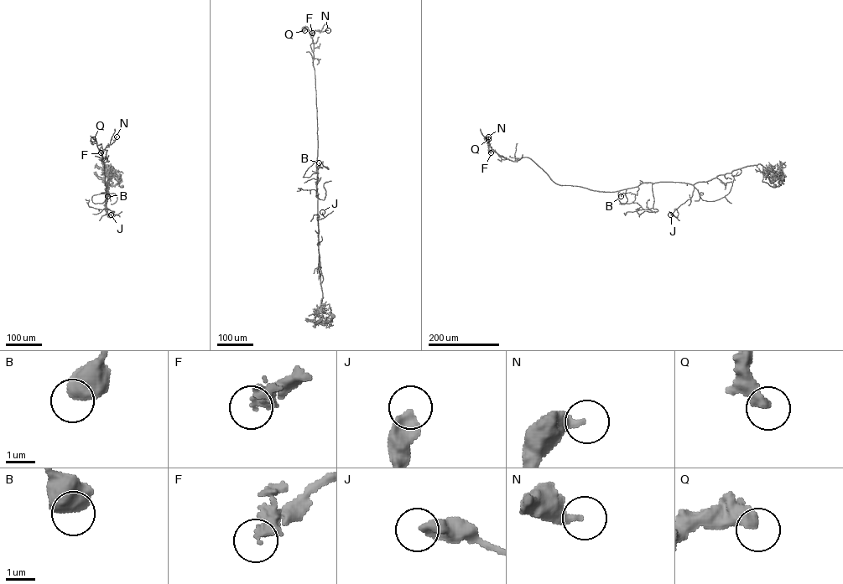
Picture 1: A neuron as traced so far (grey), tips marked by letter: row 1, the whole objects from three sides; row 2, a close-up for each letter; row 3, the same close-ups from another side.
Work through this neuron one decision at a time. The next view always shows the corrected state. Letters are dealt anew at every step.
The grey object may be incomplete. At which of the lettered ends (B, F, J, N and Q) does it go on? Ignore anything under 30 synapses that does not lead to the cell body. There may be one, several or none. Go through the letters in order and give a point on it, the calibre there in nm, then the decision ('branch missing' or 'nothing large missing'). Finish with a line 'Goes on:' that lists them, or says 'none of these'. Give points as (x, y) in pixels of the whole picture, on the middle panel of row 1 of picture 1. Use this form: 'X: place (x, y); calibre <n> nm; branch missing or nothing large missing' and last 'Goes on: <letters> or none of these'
B: place (319, 162); calibre 650 nm; nothing large missing
F: place (312, 33); calibre 440 nm; branch missing
J: place (322, 212); calibre 480 nm; nothing large missing
N: place (328, 30); calibre 320 nm; nothing large missing
Q: place (304, 30); calibre 480 nm; nothing large missing
Goes on: F

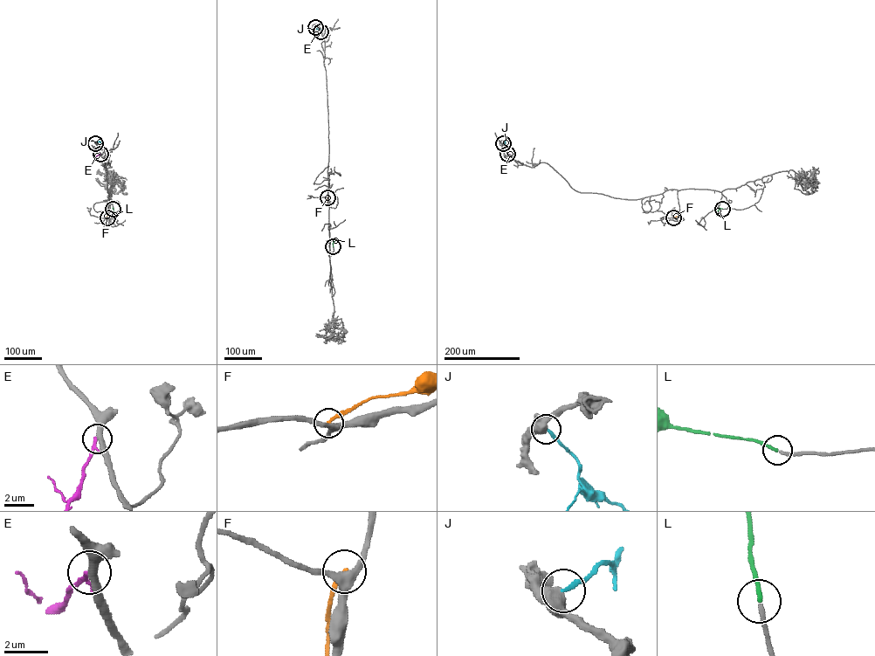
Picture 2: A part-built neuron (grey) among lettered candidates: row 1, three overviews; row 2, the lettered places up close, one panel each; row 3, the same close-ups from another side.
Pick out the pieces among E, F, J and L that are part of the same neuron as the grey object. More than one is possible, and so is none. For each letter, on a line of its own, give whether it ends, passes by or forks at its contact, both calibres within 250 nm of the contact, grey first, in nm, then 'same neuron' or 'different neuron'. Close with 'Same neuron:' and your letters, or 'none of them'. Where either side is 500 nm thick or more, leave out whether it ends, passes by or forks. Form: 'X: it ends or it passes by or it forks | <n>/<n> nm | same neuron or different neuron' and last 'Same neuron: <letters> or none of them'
E: it passes by | 340/150 nm | different neuron
F: it ends | 360/200 nm | different neuron
J: it ends | 420/200 nm | different neuron
L: it ends | 190/180 nm | same neuron
Same neuron: L

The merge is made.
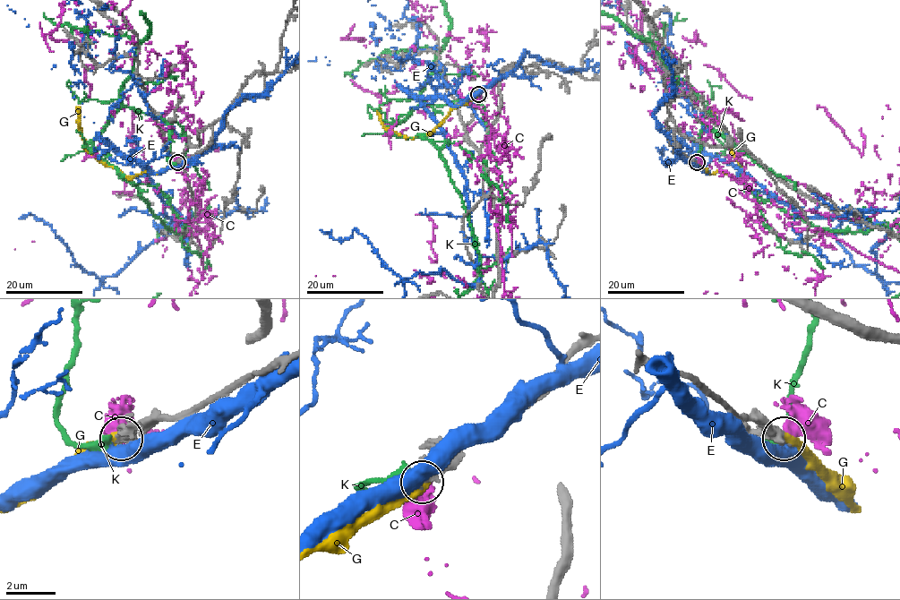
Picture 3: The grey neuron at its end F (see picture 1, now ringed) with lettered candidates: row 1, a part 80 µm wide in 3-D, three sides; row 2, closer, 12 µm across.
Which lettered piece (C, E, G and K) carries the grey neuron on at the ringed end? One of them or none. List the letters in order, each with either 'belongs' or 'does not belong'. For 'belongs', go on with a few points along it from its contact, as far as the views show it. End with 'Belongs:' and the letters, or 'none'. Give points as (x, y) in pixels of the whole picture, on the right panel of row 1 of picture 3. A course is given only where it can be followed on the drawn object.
C: does not belong
E: does not belong
G: belongs
K: does not belong
Belongs: G

